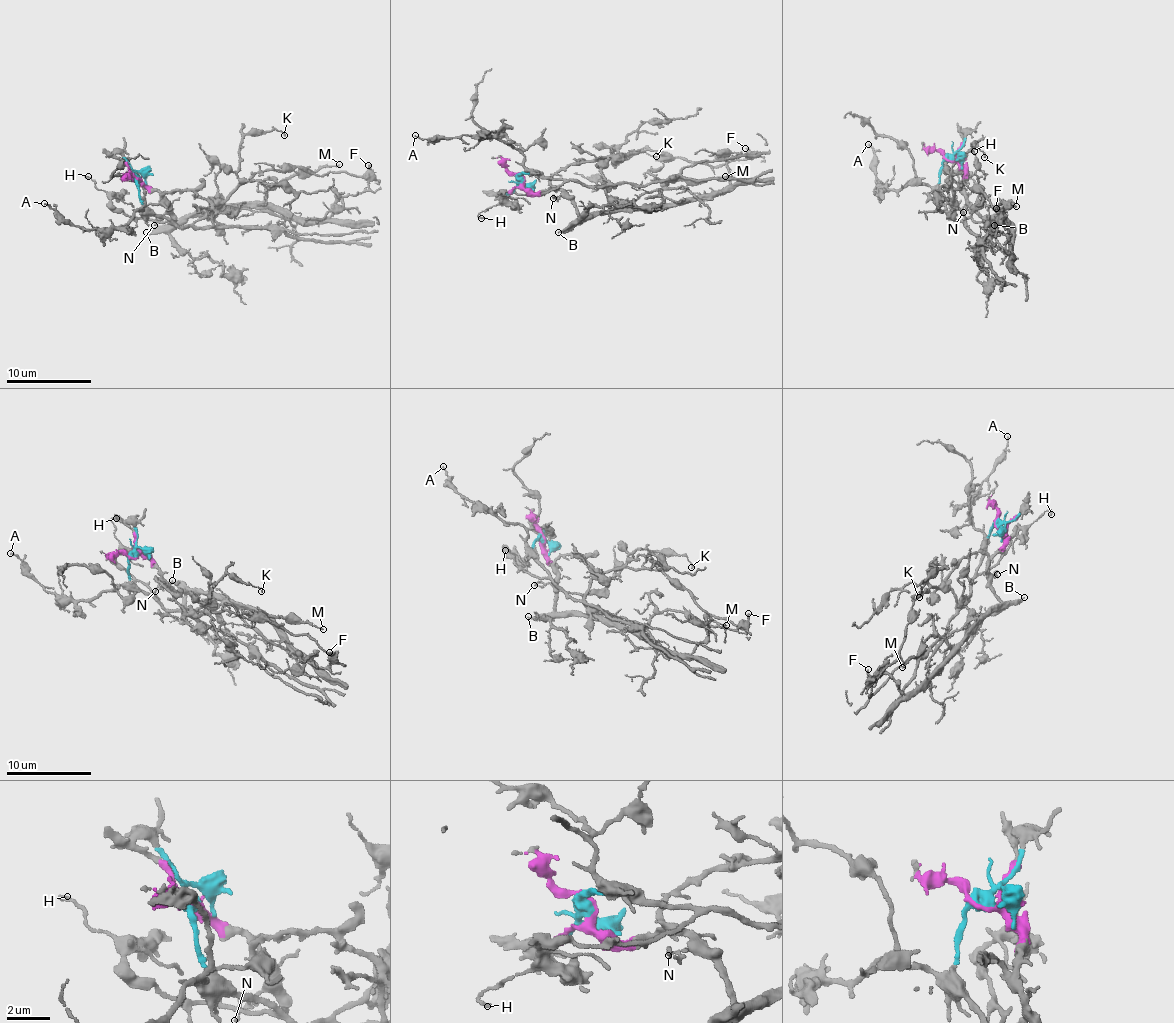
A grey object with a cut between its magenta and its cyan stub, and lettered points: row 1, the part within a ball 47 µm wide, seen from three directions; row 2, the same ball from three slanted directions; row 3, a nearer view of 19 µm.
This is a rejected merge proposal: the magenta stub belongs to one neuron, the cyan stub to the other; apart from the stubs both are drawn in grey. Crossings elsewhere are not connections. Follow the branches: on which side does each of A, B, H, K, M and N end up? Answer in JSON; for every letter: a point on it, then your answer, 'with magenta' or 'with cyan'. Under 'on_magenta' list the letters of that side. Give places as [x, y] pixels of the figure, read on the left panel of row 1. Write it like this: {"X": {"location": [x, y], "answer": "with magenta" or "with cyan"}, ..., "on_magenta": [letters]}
{"A": {"location": [44, 203], "answer": "with cyan"}, "B": {"location": [146, 232], "answer": "with magenta"}, "H": {"location": [88, 176], "answer": "with cyan"}, "K": {"location": [284, 135], "answer": "with cyan"}, "M": {"location": [339, 164], "answer": "with magenta"}, "N": {"location": [154, 225], "answer": "with magenta"}, "on_magenta": ["B", "M", "N"]}

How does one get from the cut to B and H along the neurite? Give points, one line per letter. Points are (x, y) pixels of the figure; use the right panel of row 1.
B: (946, 158), (966, 174), (966, 200), (995, 225)
H: (948, 158), (942, 163), (939, 185), (953, 209), (958, 202), (949, 182), (968, 151), (974, 151)

